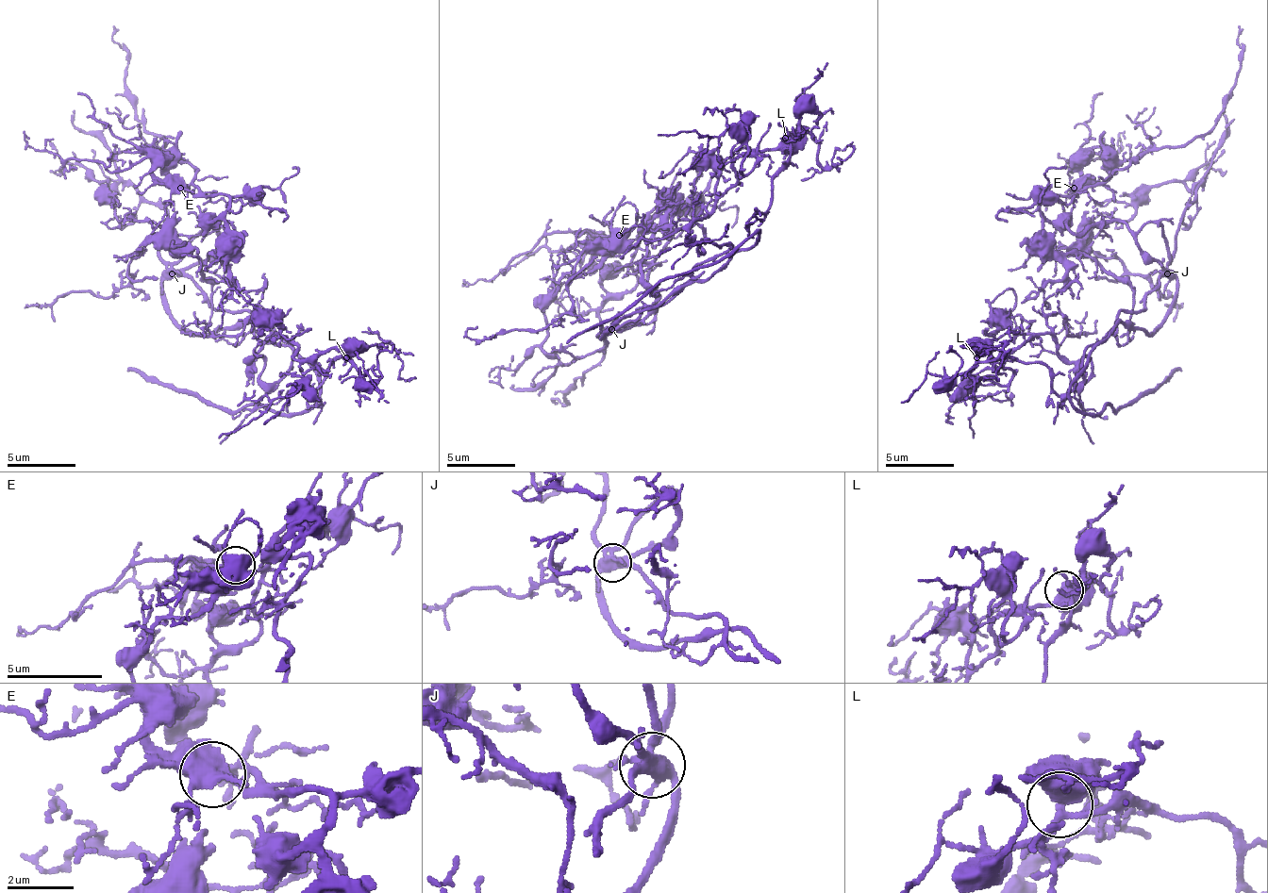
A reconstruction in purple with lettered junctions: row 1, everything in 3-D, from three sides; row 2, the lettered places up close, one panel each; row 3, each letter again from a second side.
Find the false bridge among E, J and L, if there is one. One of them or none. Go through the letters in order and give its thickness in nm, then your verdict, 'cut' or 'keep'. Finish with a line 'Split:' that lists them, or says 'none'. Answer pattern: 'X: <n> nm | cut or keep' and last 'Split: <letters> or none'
E: 440 nm | keep
J: 400 nm | keep
L: 400 nm | keep
Split: none

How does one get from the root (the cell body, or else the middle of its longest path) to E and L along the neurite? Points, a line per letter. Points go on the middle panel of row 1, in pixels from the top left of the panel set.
E: (605, 328), (623, 328), (640, 322), (657, 301), (650, 270), (643, 263), (650, 253), (633, 239), (619, 235)
L: (605, 328), (709, 280), (757, 239), (750, 222), (771, 205), (771, 180), (791, 153), (784, 139)

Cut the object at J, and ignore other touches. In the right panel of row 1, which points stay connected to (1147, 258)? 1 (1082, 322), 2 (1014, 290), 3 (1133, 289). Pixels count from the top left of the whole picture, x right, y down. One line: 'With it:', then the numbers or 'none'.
With it: 3

